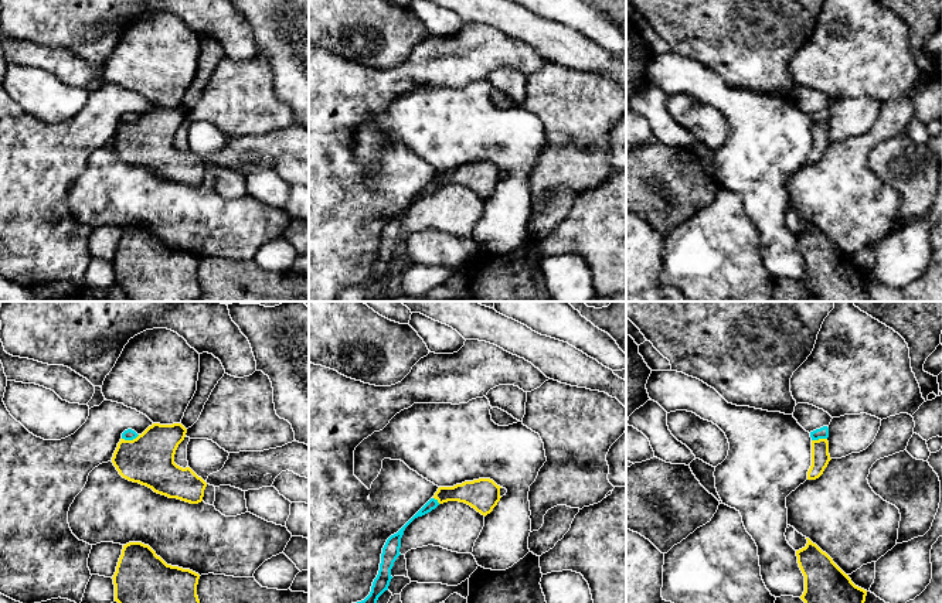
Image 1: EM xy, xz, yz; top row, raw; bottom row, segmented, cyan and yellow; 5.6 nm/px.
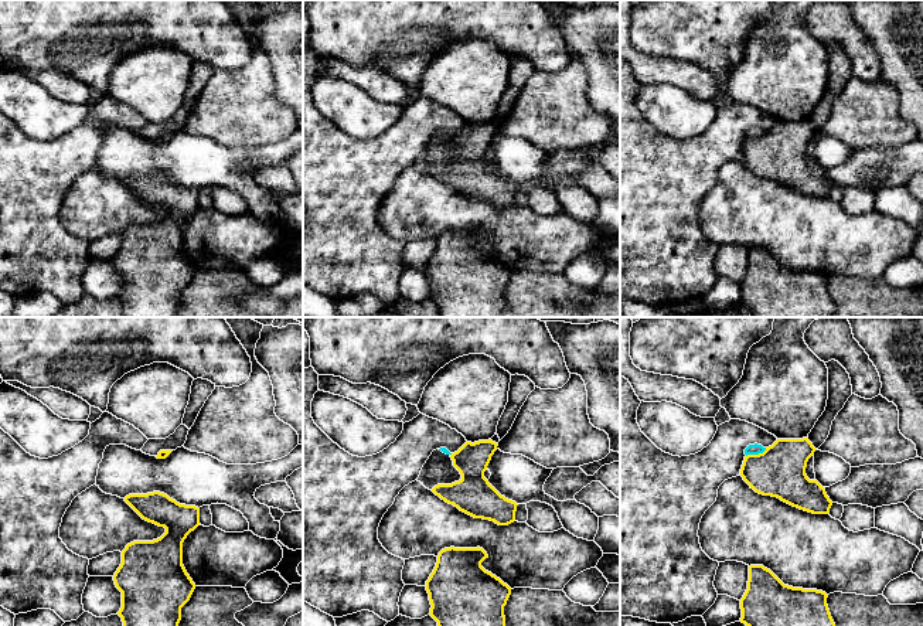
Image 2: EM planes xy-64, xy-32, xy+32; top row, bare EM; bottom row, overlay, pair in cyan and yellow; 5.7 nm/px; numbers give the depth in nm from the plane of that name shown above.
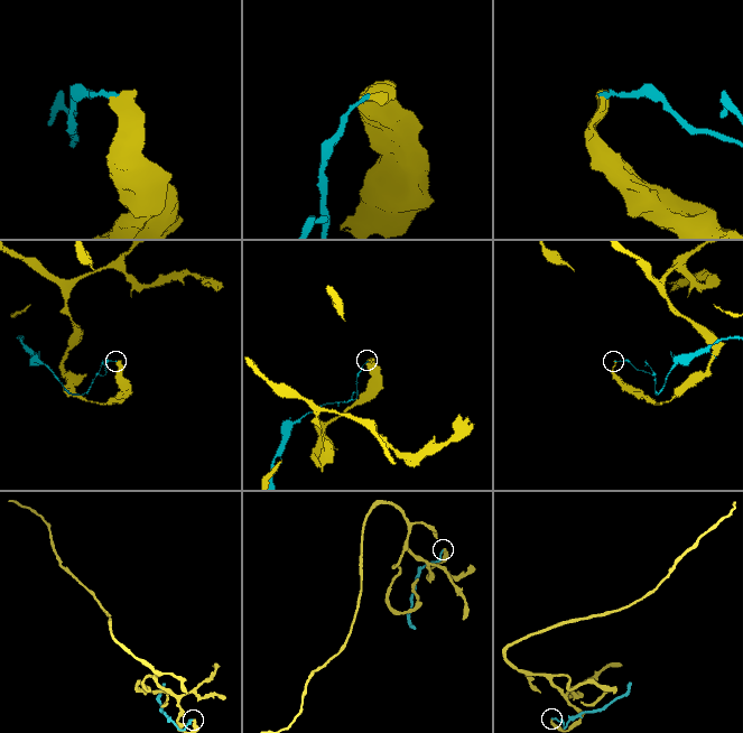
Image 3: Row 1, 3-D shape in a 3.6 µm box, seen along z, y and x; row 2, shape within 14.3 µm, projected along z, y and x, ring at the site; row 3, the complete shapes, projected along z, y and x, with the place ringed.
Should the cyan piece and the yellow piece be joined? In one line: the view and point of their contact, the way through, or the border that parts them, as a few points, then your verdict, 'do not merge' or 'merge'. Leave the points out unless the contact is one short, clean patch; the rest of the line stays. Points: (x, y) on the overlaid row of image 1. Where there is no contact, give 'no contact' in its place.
xy (131, 439) | along xy (139, 435), (132, 439), (122, 439) | do not merge

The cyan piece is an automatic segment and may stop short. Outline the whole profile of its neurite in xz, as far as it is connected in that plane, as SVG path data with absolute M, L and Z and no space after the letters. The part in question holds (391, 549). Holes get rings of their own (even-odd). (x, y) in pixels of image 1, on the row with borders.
M431 498L397 534L391 535L381 553L381 563L377 578L373 582L370 595L357 603L377 603L378 597L388 590L390 582L392 579L391 569L394 566L394 562L401 555L401 538L404 535L405 528L418 517L422 517L432 510L435 510L439 505L438 500Z

